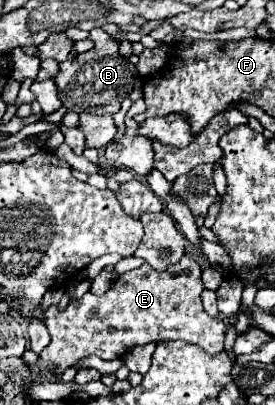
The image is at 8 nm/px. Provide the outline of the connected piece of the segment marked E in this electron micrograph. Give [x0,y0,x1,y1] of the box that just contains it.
[25,256,225,378]

